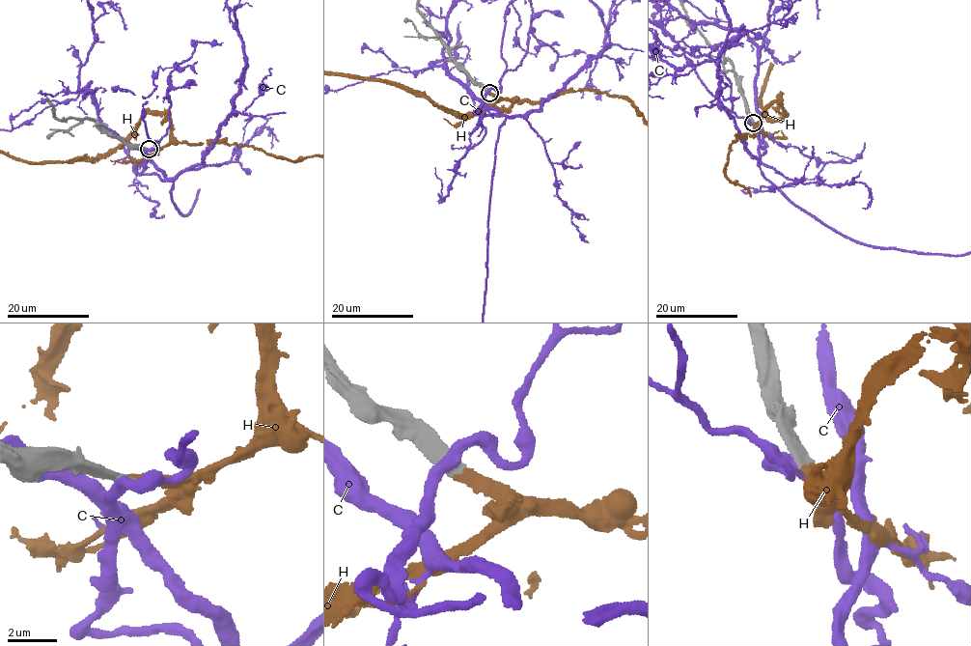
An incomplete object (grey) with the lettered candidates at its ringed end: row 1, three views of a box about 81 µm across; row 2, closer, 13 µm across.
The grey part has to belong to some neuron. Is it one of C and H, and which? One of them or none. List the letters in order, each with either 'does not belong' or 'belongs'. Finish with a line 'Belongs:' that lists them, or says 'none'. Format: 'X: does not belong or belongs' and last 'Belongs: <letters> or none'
C: does not belong
H: belongs
Belongs: H

